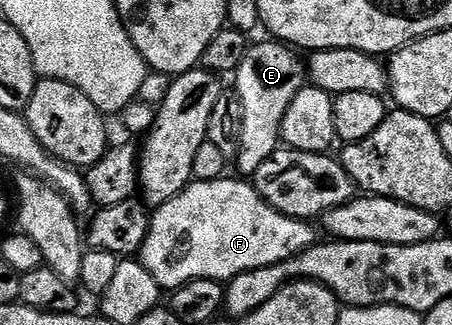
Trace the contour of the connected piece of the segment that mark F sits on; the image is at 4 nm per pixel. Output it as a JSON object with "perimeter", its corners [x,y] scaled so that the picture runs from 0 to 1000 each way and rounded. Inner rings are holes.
{"perimeter":[[[491,542],[465,560],[420,557],[400,594],[336,649],[325,738],[312,766],[308,803],[325,825],[325,837],[334,837],[334,849],[343,849],[358,895],[394,892],[405,874],[434,855],[465,855],[498,874],[538,837],[617,812],[701,754],[704,698],[690,680],[659,677],[600,640],[600,628],[591,628],[591,615],[573,603],[558,557],[535,554],[524,542],[507,545]]]}

